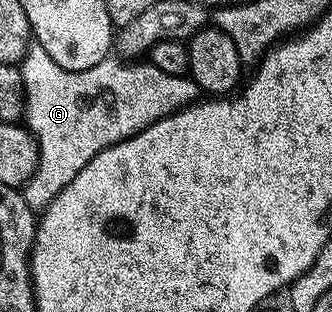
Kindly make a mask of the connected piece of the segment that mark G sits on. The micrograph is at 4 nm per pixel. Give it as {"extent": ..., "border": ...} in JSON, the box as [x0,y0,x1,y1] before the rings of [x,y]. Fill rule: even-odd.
{"extent":[19,44,202,211],"border":[[[33,44],[23,61],[19,62],[20,74],[24,80],[26,125],[36,138],[36,145],[40,149],[38,167],[22,189],[26,203],[35,211],[47,209],[60,192],[75,179],[78,171],[82,171],[82,167],[86,167],[90,159],[94,159],[94,155],[109,149],[119,141],[133,137],[176,110],[193,104],[201,96],[202,90],[191,76],[166,75],[166,71],[158,71],[158,67],[150,63],[139,65],[140,61],[136,59],[120,60],[122,61],[115,61],[115,56],[110,55],[105,61],[86,71],[66,71],[66,67],[60,67],[44,48]]]}

